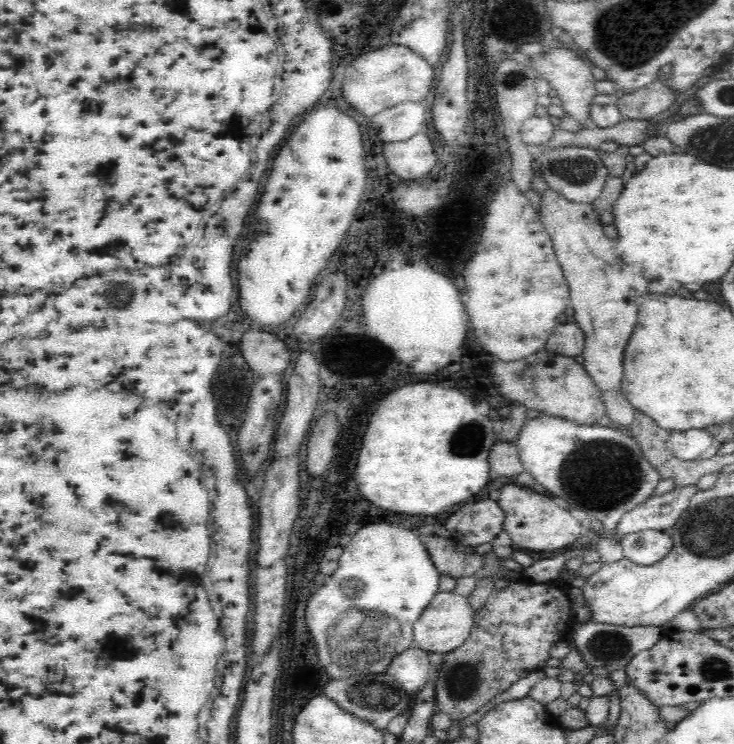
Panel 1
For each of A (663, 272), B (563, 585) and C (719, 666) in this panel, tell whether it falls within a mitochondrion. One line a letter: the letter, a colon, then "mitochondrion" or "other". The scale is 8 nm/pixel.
A: other
B: other
C: mitochondrion

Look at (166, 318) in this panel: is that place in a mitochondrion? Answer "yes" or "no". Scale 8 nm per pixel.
no

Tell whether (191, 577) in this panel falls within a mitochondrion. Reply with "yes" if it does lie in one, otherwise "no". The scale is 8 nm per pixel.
no

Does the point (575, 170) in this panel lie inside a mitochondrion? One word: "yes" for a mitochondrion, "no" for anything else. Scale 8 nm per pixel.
yes

